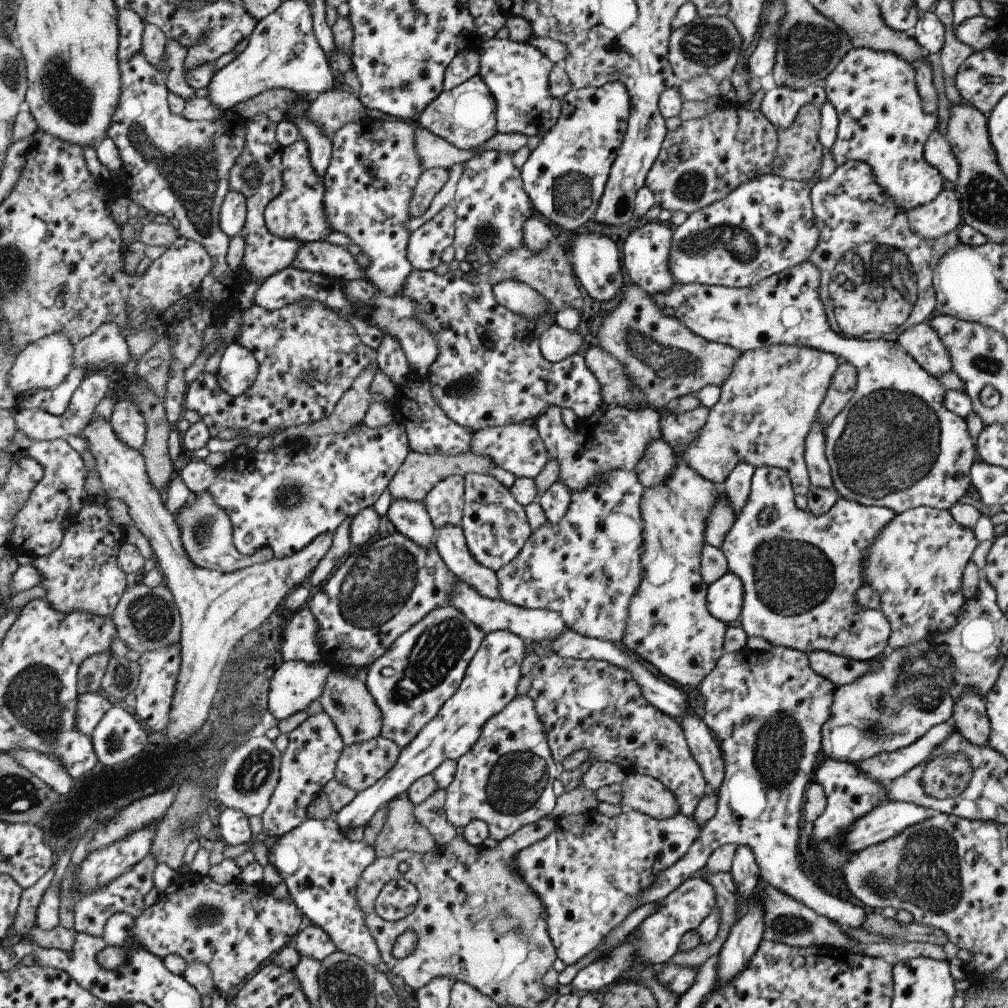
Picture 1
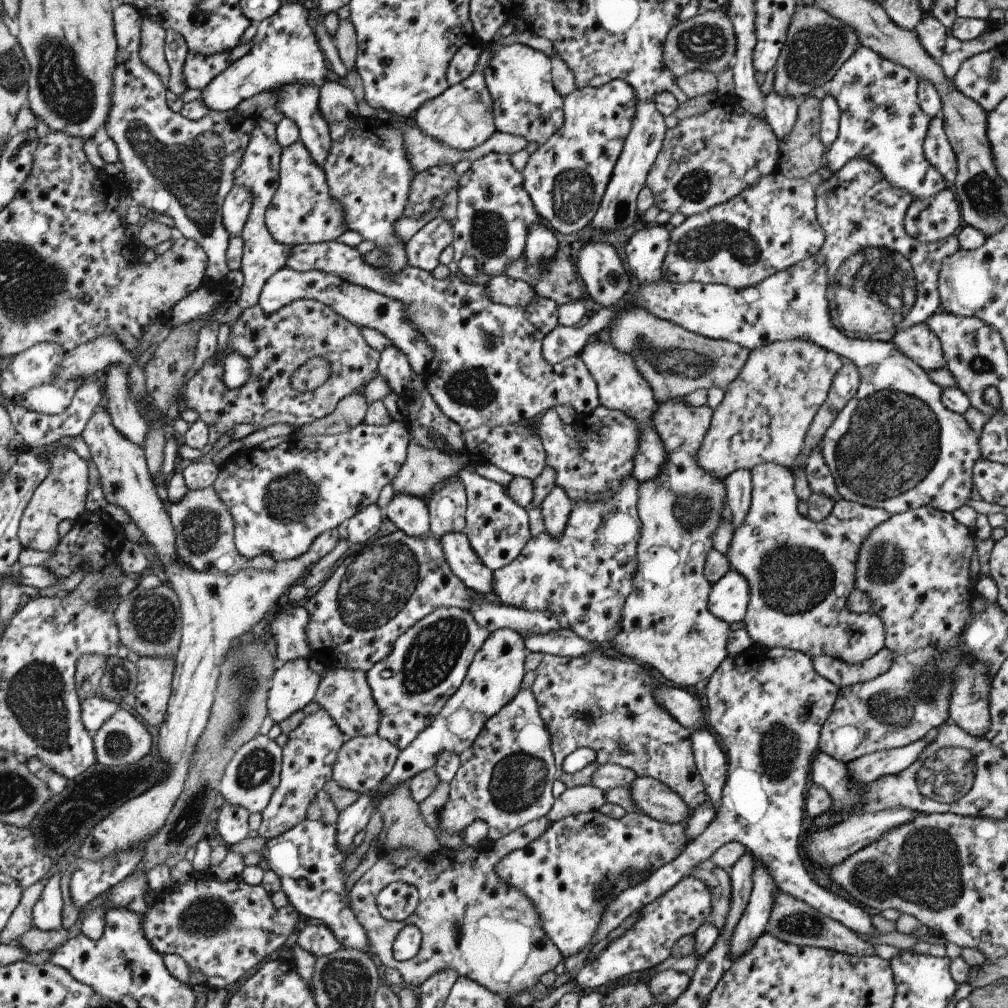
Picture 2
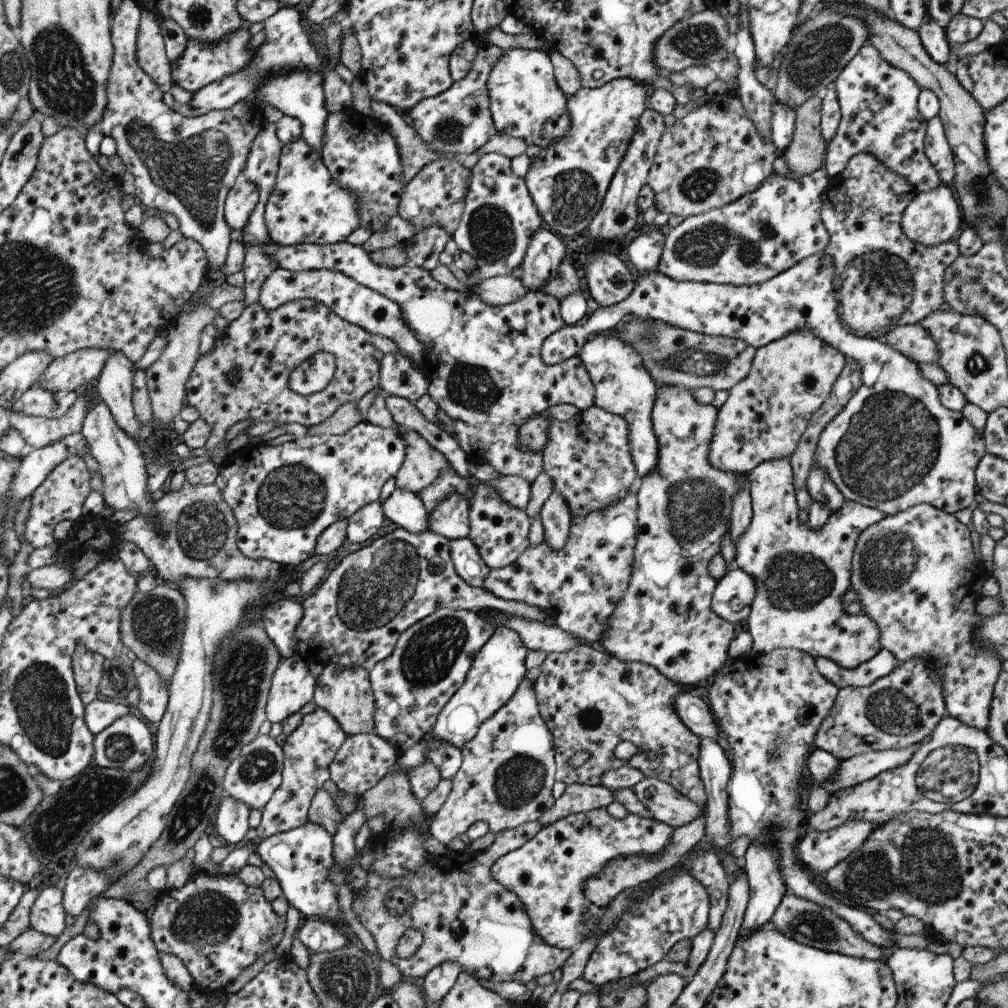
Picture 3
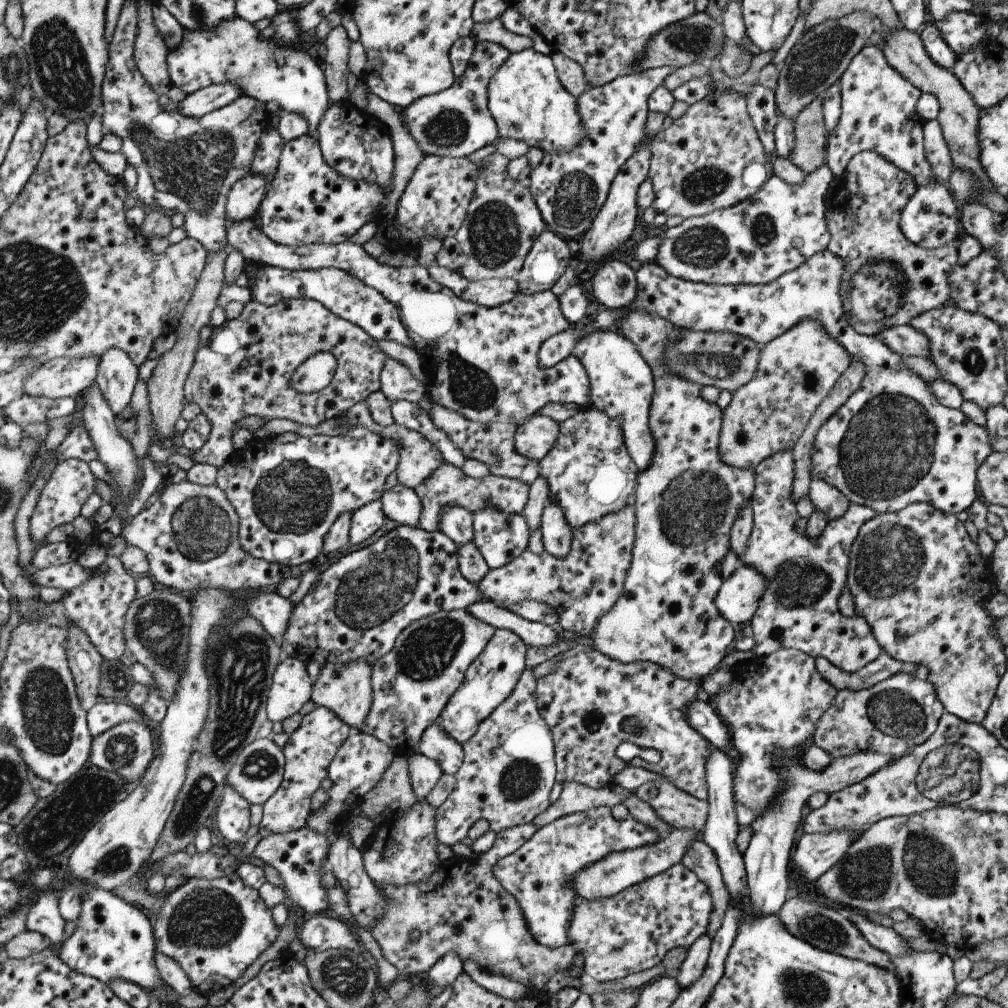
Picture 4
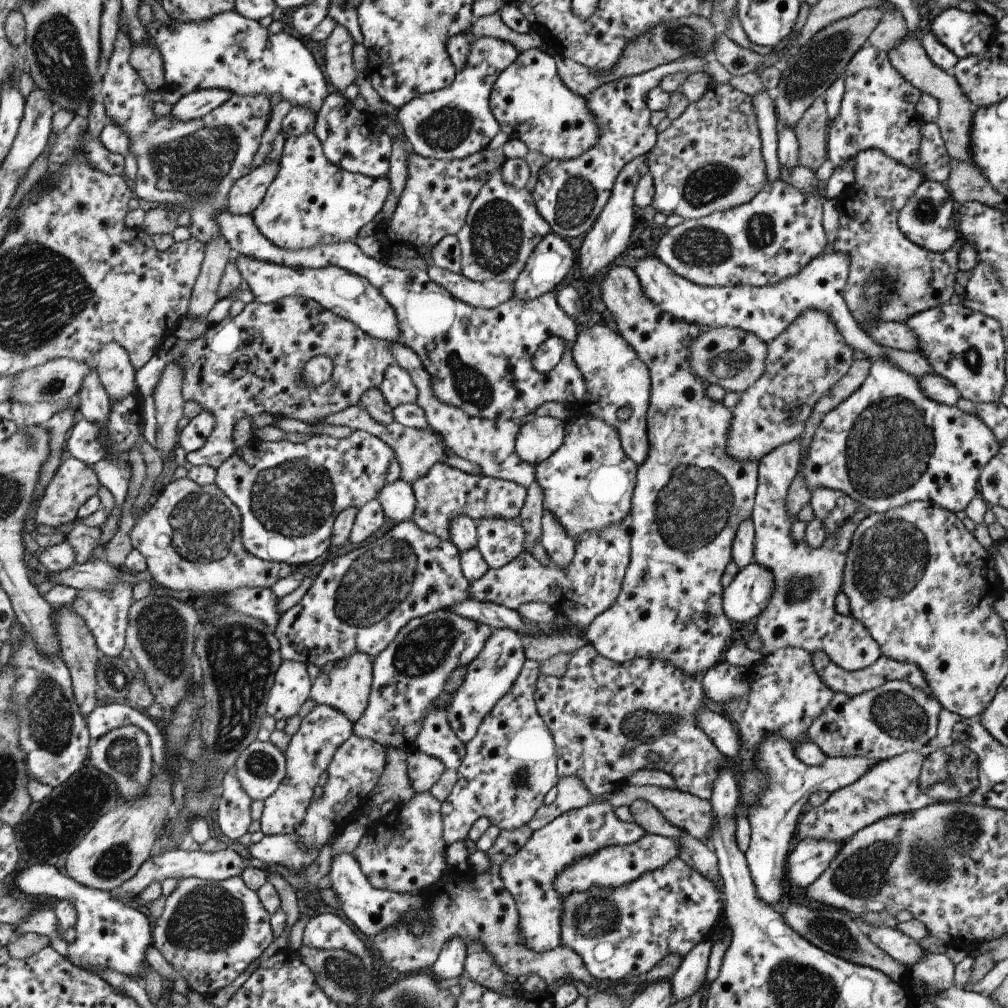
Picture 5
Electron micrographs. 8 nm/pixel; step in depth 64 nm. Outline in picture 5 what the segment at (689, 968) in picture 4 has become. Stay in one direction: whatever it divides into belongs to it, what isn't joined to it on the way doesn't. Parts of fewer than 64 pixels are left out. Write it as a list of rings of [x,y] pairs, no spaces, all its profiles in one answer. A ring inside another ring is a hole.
[[[699,941],[679,963],[669,980],[672,1000],[687,1000],[704,986],[706,966],[710,955],[710,941]]]

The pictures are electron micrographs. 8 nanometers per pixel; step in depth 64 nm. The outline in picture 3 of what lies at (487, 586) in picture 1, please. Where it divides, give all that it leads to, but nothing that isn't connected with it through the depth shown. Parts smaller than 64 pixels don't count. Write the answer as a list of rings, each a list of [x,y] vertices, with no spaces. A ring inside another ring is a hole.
[[[467,538],[449,541],[449,554],[455,572],[472,587],[481,587],[485,575],[490,571],[478,555],[475,545]]]

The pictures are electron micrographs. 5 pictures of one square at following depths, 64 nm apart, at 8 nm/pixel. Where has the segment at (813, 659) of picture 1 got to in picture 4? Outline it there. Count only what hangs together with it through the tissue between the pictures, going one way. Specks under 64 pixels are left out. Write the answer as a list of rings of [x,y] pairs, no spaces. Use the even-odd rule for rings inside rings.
[[[883,652],[873,662],[852,673],[843,672],[823,657],[814,659],[814,667],[822,678],[837,691],[850,690],[853,692],[868,689],[897,673],[915,677],[922,672],[921,668],[915,664],[899,662]]]

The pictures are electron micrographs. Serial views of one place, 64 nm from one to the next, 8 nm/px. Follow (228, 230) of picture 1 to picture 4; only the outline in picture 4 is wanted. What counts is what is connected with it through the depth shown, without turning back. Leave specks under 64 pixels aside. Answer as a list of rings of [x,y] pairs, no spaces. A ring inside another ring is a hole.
[[[247,173],[227,191],[224,213],[232,223],[251,219],[266,193],[266,178],[262,174]]]

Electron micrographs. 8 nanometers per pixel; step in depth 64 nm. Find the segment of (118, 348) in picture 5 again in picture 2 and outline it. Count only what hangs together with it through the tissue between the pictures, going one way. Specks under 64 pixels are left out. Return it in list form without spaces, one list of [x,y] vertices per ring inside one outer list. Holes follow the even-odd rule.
[[[111,365],[100,375],[103,405],[110,416],[111,424],[127,440],[141,447],[149,424],[135,408],[127,383],[127,369],[123,365]]]

